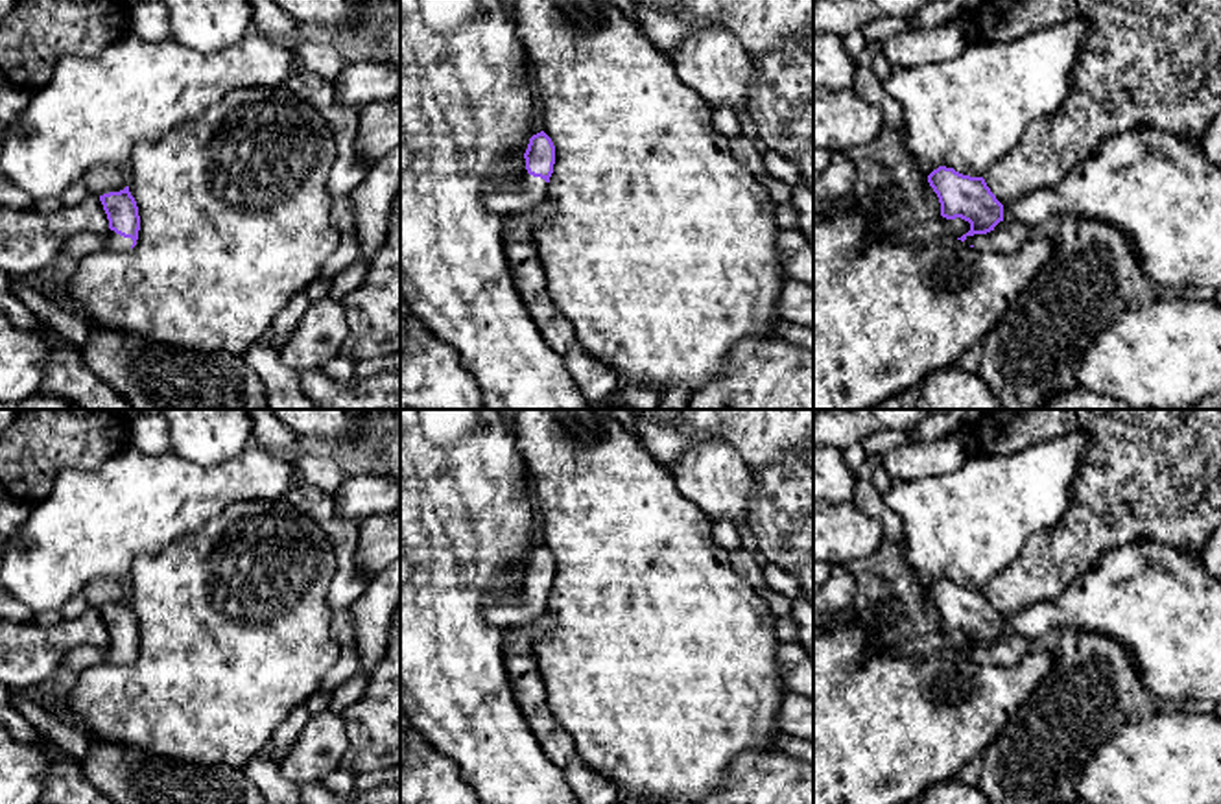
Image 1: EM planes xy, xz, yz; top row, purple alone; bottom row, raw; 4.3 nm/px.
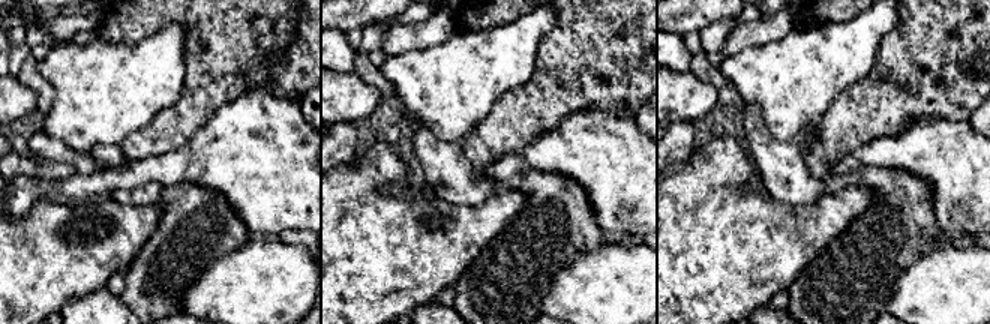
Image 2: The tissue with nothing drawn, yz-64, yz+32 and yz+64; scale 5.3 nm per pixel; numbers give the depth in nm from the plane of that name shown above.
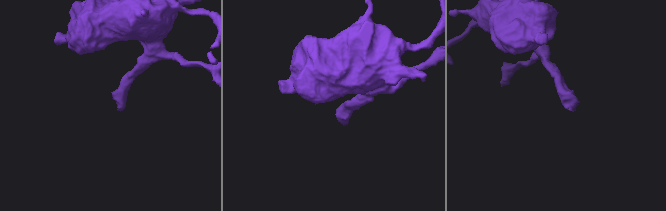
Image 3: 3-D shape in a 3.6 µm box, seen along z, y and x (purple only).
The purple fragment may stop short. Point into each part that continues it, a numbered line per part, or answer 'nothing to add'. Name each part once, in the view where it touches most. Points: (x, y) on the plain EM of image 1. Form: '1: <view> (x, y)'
1: yz (1007, 650)

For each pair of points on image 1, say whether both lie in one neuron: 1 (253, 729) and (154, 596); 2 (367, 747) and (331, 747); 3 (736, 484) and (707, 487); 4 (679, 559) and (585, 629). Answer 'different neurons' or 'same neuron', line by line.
1: same neuron
2: different neurons
3: same neuron
4: same neuron

